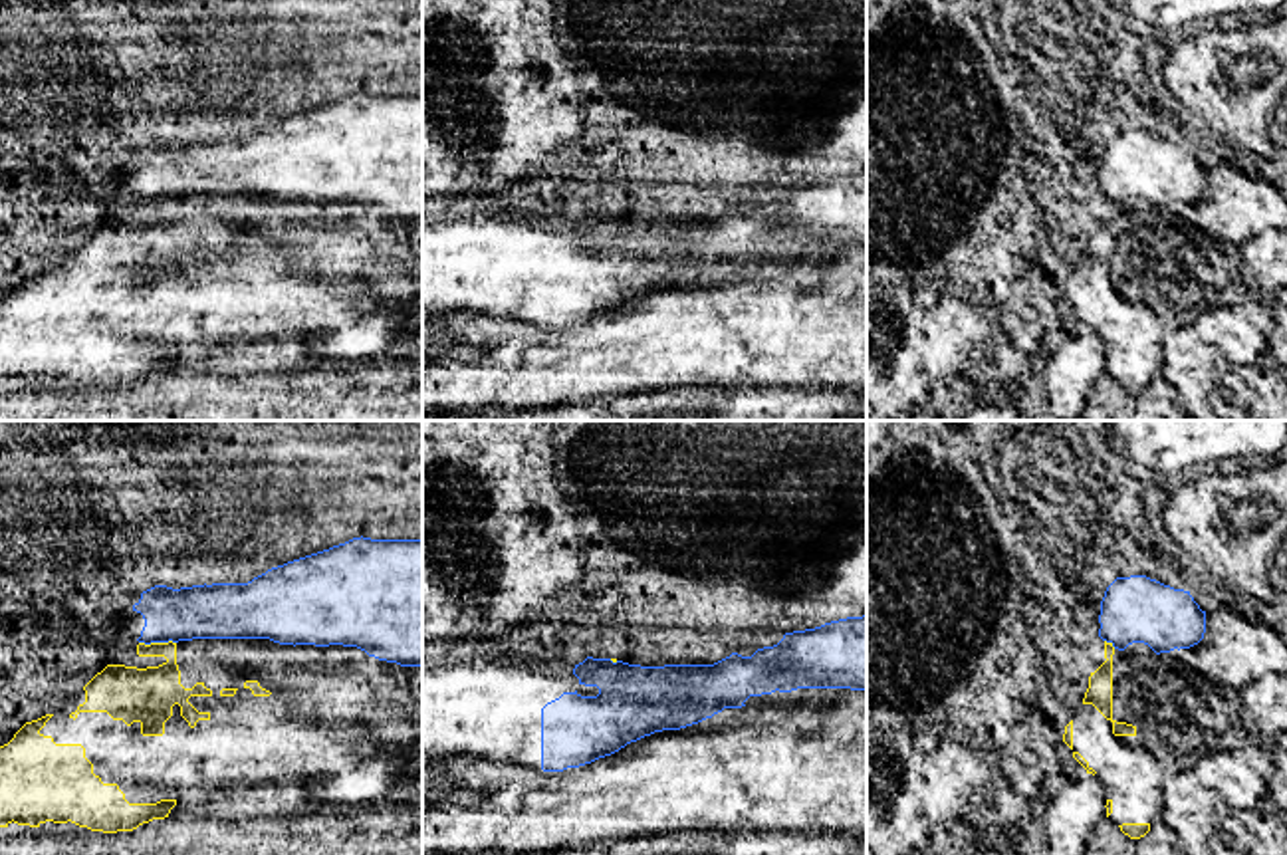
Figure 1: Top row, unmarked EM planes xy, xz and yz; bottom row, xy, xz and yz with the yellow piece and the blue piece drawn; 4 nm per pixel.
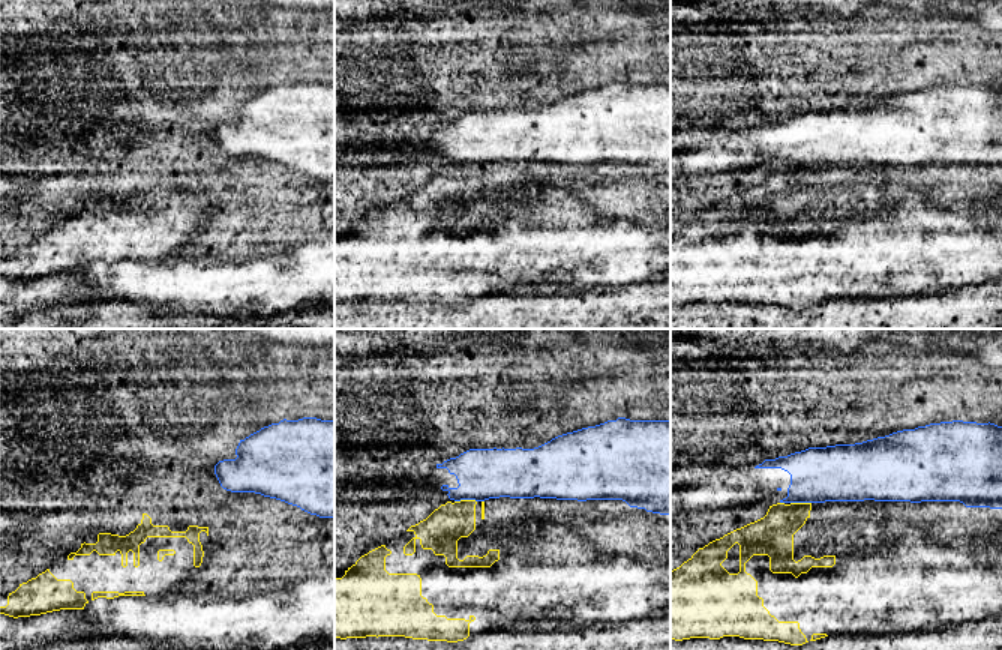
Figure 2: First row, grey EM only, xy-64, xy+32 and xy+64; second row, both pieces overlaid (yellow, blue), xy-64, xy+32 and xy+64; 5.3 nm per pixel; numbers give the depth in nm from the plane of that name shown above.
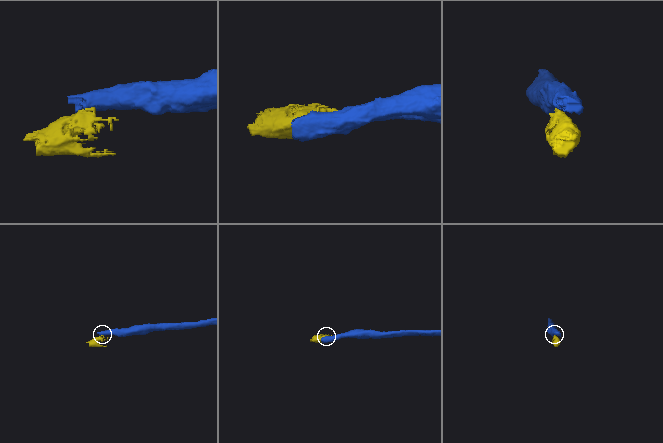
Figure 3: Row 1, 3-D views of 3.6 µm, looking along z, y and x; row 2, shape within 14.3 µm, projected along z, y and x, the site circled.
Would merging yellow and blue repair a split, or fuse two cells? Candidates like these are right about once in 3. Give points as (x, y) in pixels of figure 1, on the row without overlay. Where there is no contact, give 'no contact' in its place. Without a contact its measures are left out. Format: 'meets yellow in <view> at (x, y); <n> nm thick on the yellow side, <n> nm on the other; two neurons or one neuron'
meets yellow in xy at (157, 199); 220 nm thick on the yellow side, 220 nm on the other; two neurons

